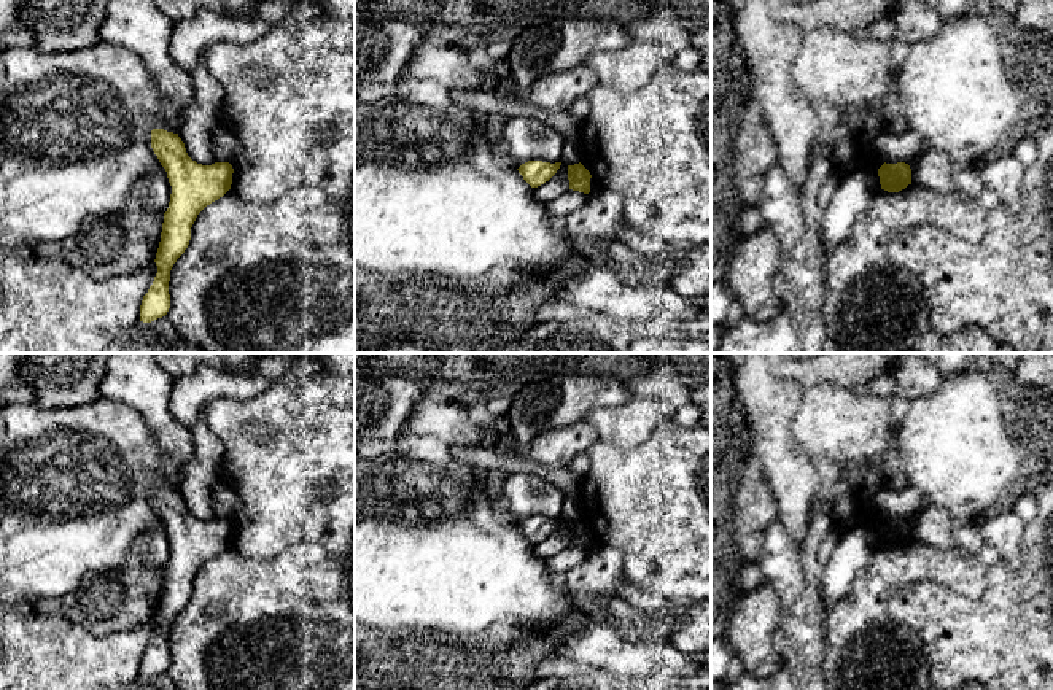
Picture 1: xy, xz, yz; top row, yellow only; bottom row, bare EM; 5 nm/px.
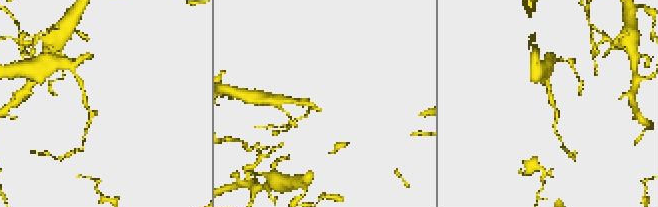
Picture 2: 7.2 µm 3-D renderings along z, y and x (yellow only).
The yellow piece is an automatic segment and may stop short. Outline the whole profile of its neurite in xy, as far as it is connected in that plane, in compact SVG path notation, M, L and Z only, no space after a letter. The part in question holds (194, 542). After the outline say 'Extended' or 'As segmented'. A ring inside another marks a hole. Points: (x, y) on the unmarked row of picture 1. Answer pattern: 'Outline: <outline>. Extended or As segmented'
Outline: M164 485L151 486L151 504L167 528L172 550L154 615L157 630L140 661L143 679L167 671L170 626L189 601L197 571L231 545L234 529L229 518L197 520L188 512L178 490Z. As segmented

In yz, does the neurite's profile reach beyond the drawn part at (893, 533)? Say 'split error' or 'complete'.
complete

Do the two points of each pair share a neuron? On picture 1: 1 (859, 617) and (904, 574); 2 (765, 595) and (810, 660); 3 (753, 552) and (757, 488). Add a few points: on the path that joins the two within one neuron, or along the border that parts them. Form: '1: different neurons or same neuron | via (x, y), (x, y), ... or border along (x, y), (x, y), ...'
1: same neuron | via (867, 604), (891, 581)
2: different neurons | border along (784, 609), (780, 625)
3: same neuron | via (753, 536), (754, 504)

